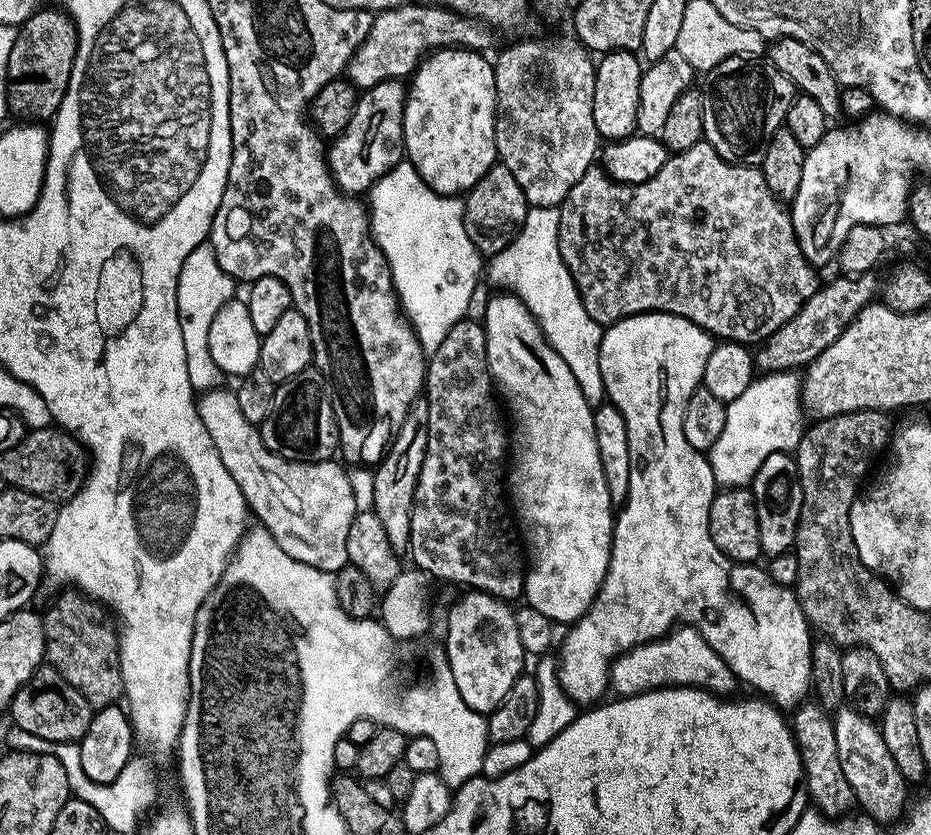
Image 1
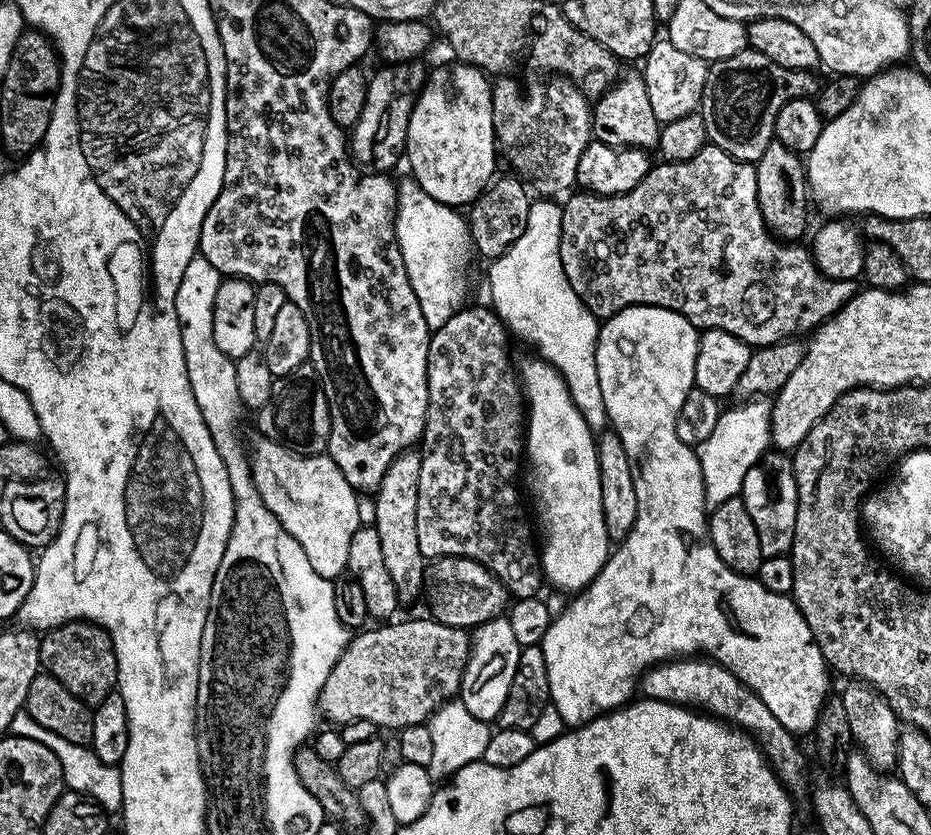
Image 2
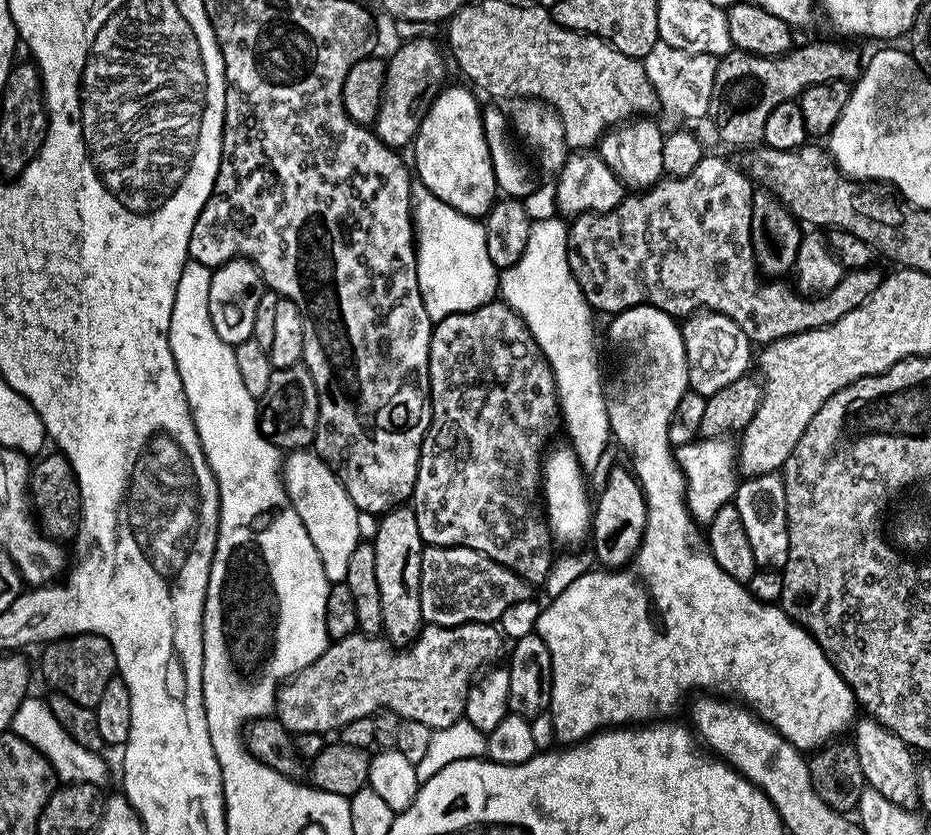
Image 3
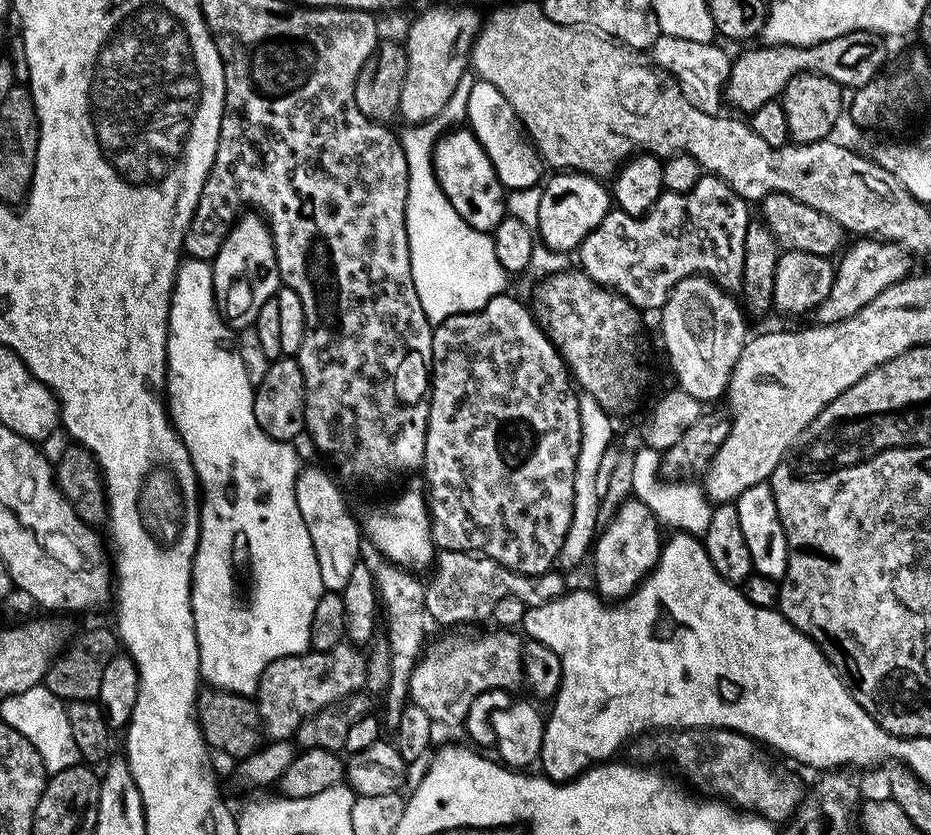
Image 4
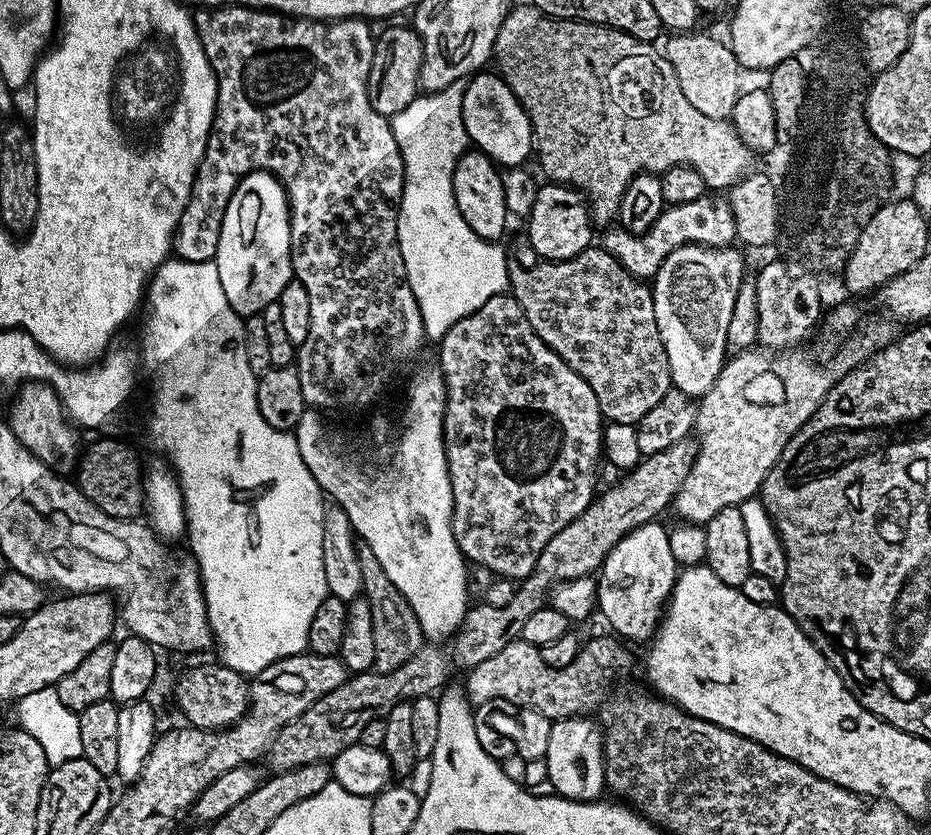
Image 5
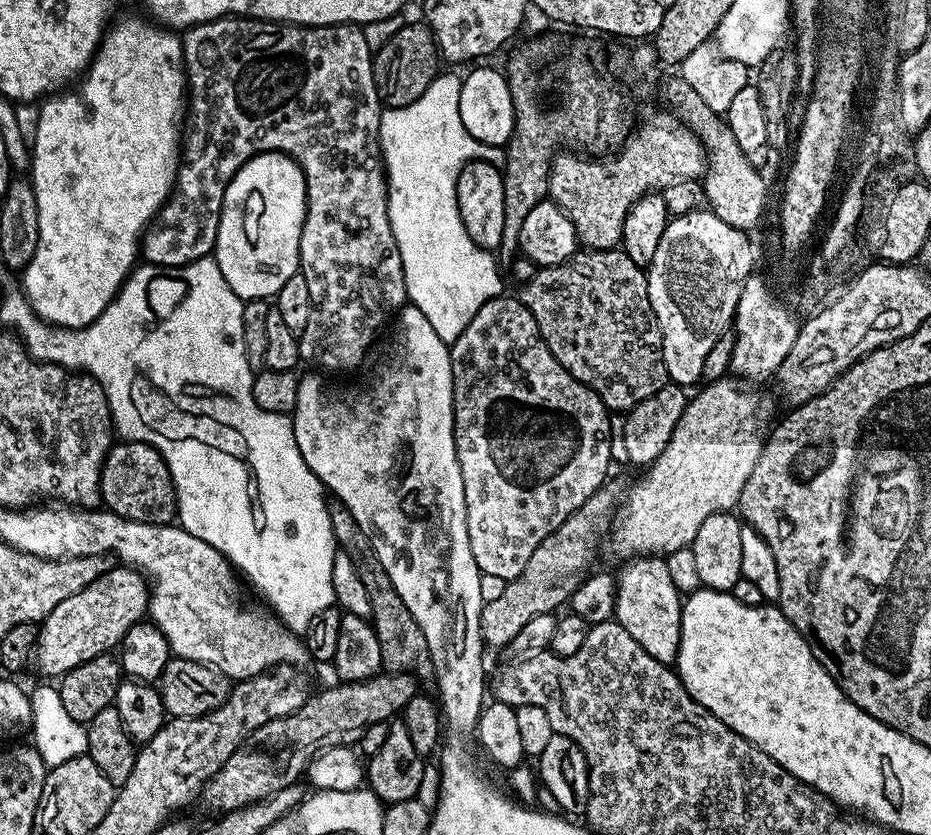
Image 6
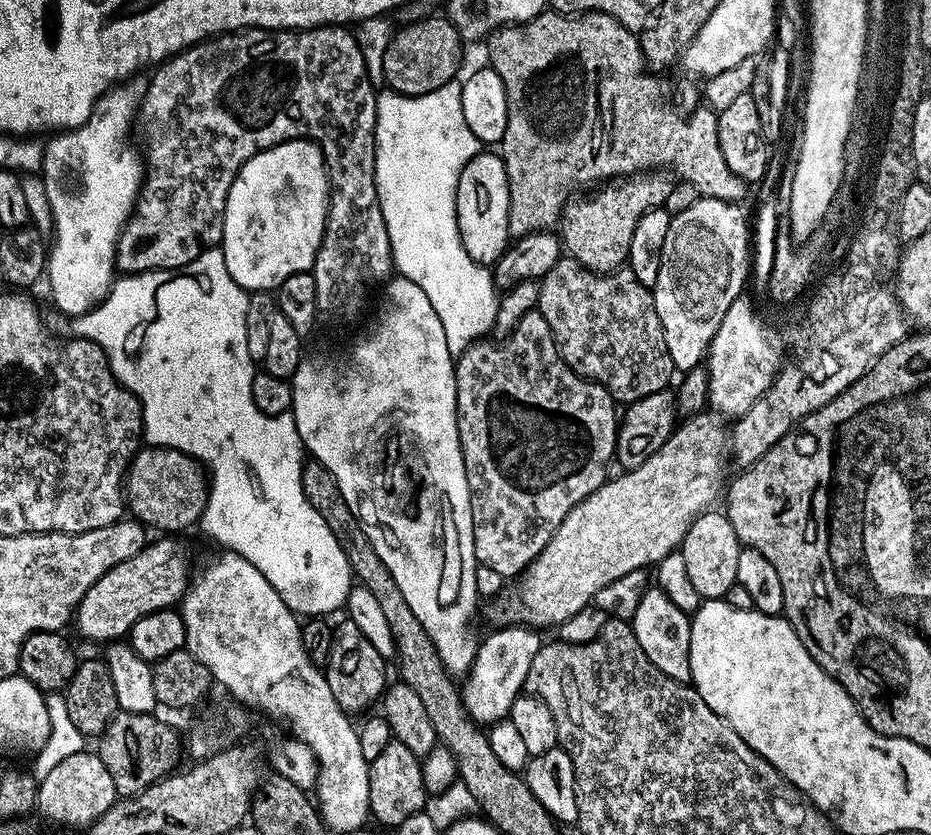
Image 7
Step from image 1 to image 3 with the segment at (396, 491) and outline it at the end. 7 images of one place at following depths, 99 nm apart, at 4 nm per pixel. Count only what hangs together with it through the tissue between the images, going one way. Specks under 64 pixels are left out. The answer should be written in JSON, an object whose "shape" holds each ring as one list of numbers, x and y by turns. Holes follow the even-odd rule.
{"shape":[[397,506,379,517,377,536,370,542,374,546,374,563,378,577,378,594,382,601,383,635,393,645,407,646,425,627,420,601,422,554,426,547,422,534,418,534,418,518,411,506]]}

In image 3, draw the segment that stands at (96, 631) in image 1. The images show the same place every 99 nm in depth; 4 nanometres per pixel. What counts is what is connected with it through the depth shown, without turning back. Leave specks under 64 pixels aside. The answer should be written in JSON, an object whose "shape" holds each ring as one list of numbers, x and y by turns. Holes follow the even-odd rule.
{"shape":[[78,634,63,636,61,640,53,640,43,649,40,656,40,668,48,679,49,689,66,694,66,698,74,698,78,706,96,708,106,685,117,679,116,655,112,644,98,634]]}

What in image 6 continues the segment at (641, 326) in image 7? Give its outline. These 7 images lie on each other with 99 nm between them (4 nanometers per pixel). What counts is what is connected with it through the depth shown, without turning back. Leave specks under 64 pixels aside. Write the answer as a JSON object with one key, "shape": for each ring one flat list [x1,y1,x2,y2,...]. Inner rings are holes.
{"shape":[[622,248,615,249,593,249,584,250,575,254,562,264,556,264,554,267,540,268,533,280,523,283,518,291,518,298,534,315,538,322,539,334,546,342,547,348,554,358,558,359,559,364,567,370,576,380,583,382,589,389,596,392,604,407,609,411,620,412,624,414,632,410,638,401,644,401,656,394,665,384,669,383,668,371,666,370,665,356,662,354,662,332,658,324,657,315,654,314,653,307,650,304,648,277,645,269,631,261,630,256,626,255]]}

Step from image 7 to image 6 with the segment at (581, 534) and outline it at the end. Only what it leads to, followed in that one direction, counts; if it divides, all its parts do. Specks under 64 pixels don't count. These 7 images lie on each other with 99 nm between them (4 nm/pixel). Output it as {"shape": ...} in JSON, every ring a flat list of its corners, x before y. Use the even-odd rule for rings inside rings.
{"shape":[[736,378,714,380,705,383,699,389,701,392,697,396,693,395,689,399,686,410,682,410,682,418,678,418,678,426,674,426,674,434,670,434,670,442,666,446,666,450,662,450,662,454,658,454,656,461,645,471,648,473,629,492,627,489,622,503,619,505,618,511,612,521,611,529,606,536,607,547,608,544,612,547,614,555,624,556,623,558,635,558,638,556,663,557,665,554,674,550,682,550,692,545,694,538,698,534,698,526,702,526,702,522,706,522,706,518,710,518,710,514,726,512,735,509,739,505,740,495,746,486,746,480,750,478,750,472,754,470,754,466,758,462,760,451,764,449,764,441,766,439,765,433,760,433,760,404,756,401,755,394,748,388,751,387,745,386]]}

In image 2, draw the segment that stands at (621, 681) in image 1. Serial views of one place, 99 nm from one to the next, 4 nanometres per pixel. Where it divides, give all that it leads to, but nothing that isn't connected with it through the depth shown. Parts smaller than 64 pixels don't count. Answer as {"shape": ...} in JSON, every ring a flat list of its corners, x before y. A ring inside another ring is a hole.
{"shape":[[707,658,666,660,663,664,655,664,640,677,638,692,644,698,699,710,749,733,789,793,796,798,803,792,805,795,804,756,800,753,799,742,796,741,799,739,790,730,786,730,786,726,782,726,782,722,778,722,778,718,774,718,773,712,766,707,766,702,762,702,762,698,758,698,758,694,754,694,750,686,746,686,735,674,726,670,726,666]]}

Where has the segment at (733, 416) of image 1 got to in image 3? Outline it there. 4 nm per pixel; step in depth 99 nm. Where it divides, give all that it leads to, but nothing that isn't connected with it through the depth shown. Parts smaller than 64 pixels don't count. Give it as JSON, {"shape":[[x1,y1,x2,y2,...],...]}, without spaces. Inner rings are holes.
{"shape":[[697,438,691,444,681,444,675,449,676,461,684,475,684,499,688,501,688,512,693,520,706,526,722,510,722,506,733,503,738,483,738,448,728,438]]}

